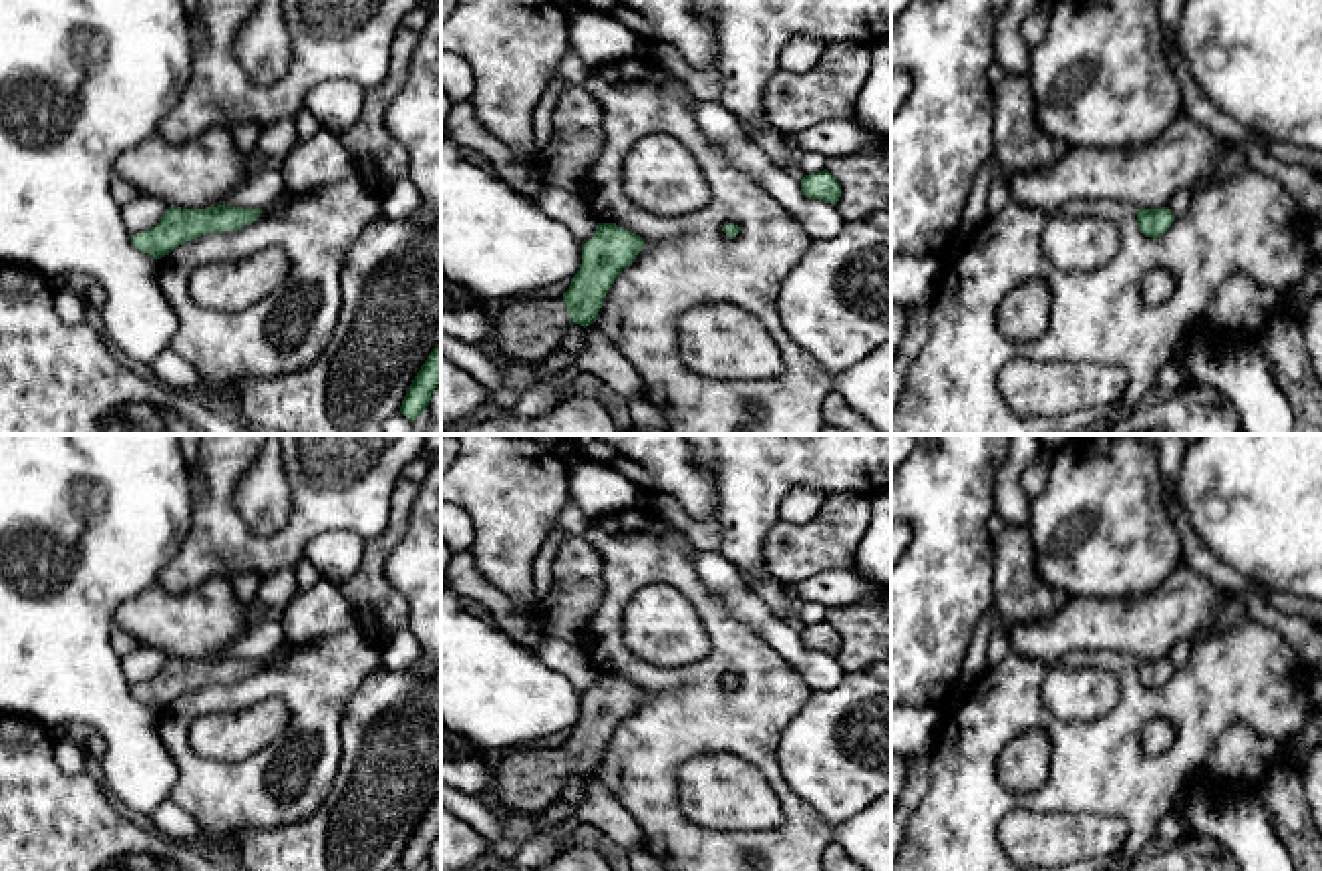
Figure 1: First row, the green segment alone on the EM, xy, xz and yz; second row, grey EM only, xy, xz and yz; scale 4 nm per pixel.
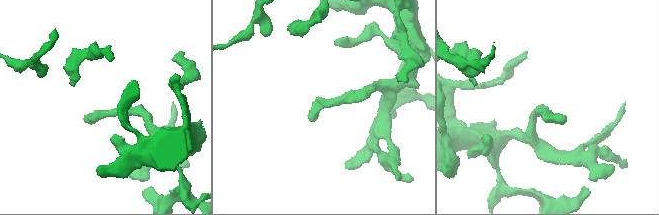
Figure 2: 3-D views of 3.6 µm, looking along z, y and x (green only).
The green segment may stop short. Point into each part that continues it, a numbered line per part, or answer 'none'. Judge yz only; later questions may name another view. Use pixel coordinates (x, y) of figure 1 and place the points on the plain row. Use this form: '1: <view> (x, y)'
1: yz (1180, 652)

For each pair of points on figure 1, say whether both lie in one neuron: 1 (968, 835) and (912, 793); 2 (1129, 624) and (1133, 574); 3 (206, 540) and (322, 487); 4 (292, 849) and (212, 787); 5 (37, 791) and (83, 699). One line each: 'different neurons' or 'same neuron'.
1: different neurons
2: different neurons
3: same neuron
4: different neurons
5: different neurons

